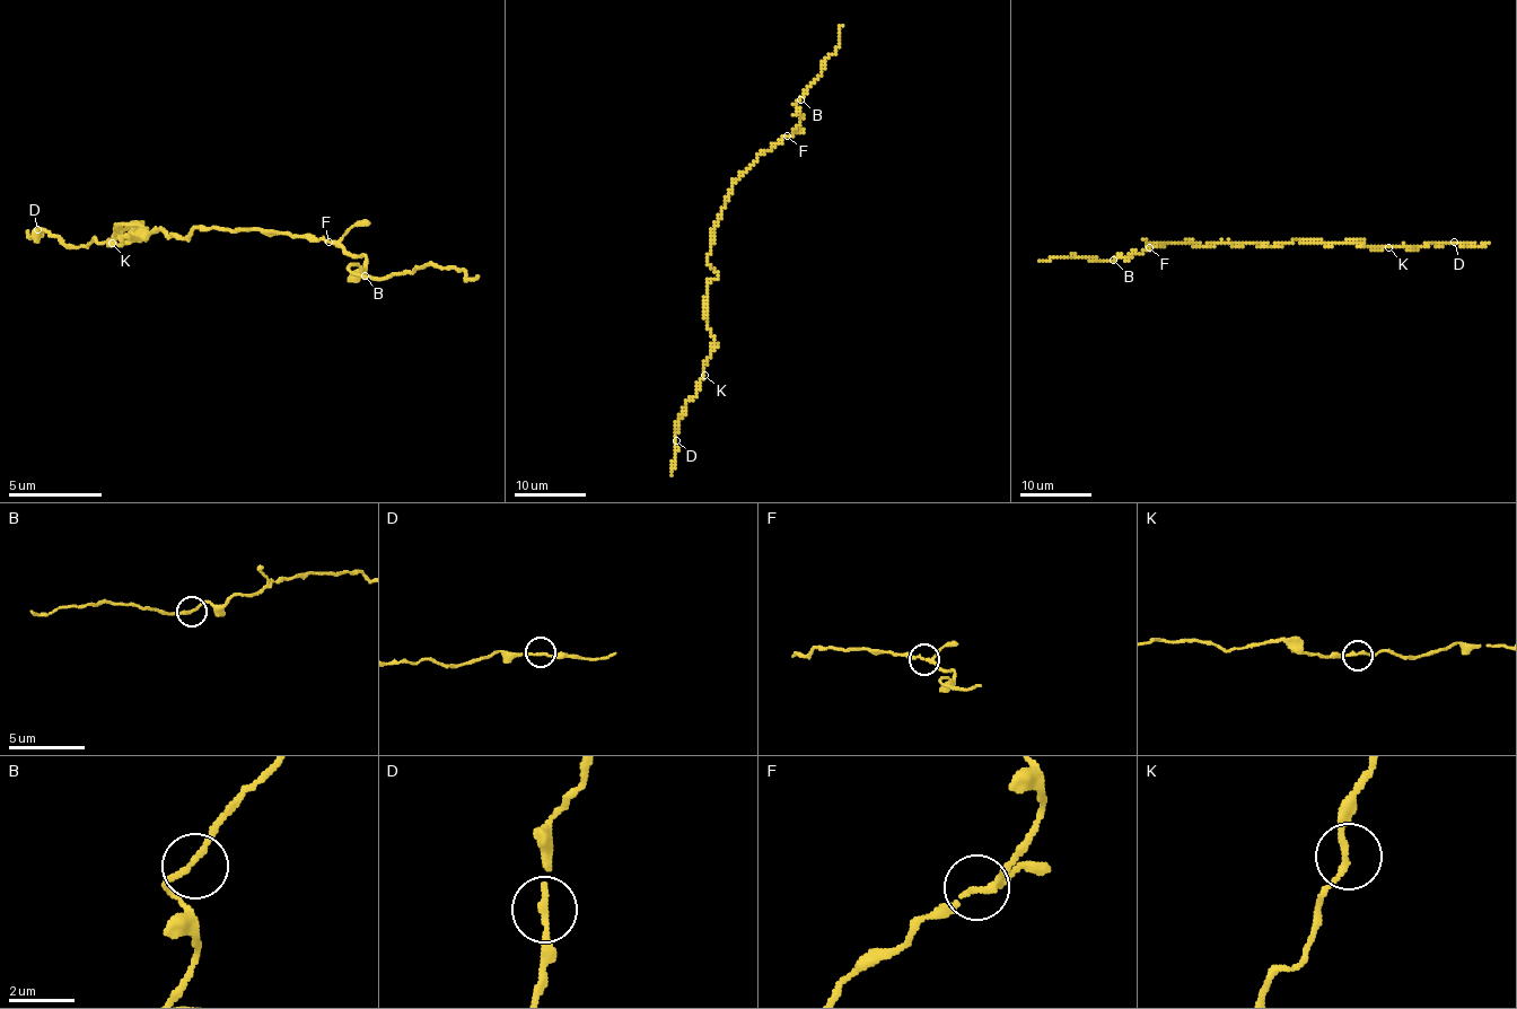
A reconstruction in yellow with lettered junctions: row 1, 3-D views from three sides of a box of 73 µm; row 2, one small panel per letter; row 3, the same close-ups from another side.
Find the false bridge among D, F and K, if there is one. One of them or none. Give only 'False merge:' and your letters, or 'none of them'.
False merge: none of them

